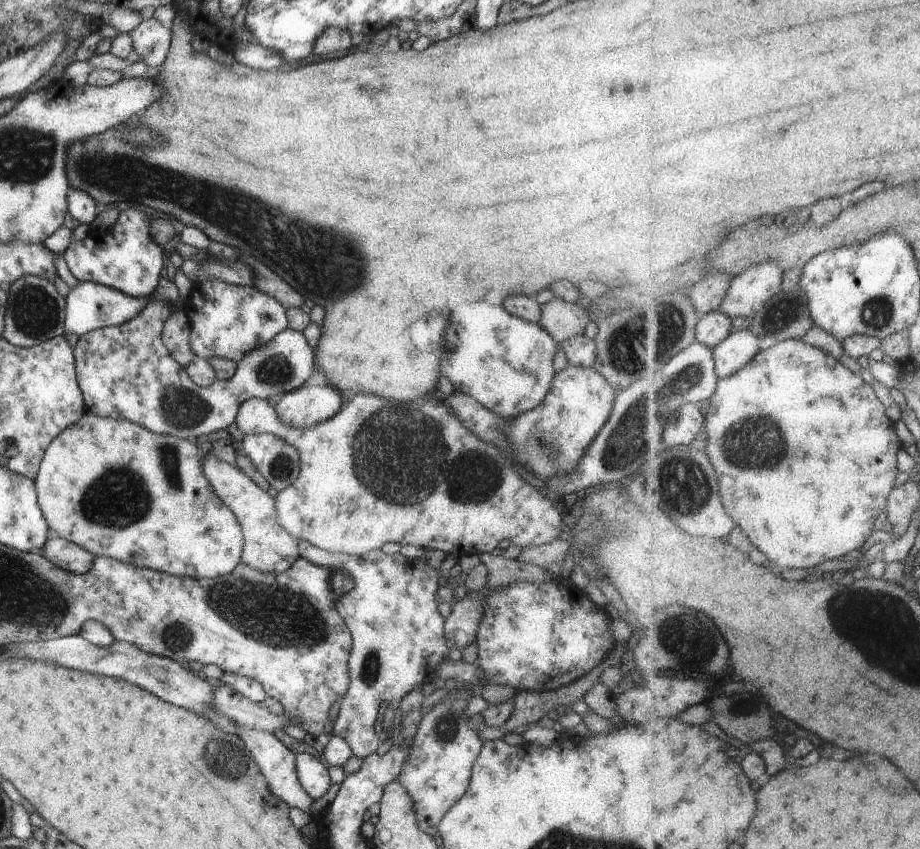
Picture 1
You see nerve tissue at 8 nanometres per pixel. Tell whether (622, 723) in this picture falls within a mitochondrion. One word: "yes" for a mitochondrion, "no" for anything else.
no

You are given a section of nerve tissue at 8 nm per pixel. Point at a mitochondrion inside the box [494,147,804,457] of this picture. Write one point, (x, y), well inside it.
(626, 356)

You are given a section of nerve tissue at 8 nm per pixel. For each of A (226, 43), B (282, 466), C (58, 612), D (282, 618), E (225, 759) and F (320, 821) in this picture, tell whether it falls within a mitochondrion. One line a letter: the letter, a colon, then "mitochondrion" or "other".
A: other
B: mitochondrion
C: mitochondrion
D: mitochondrion
E: mitochondrion
F: other

